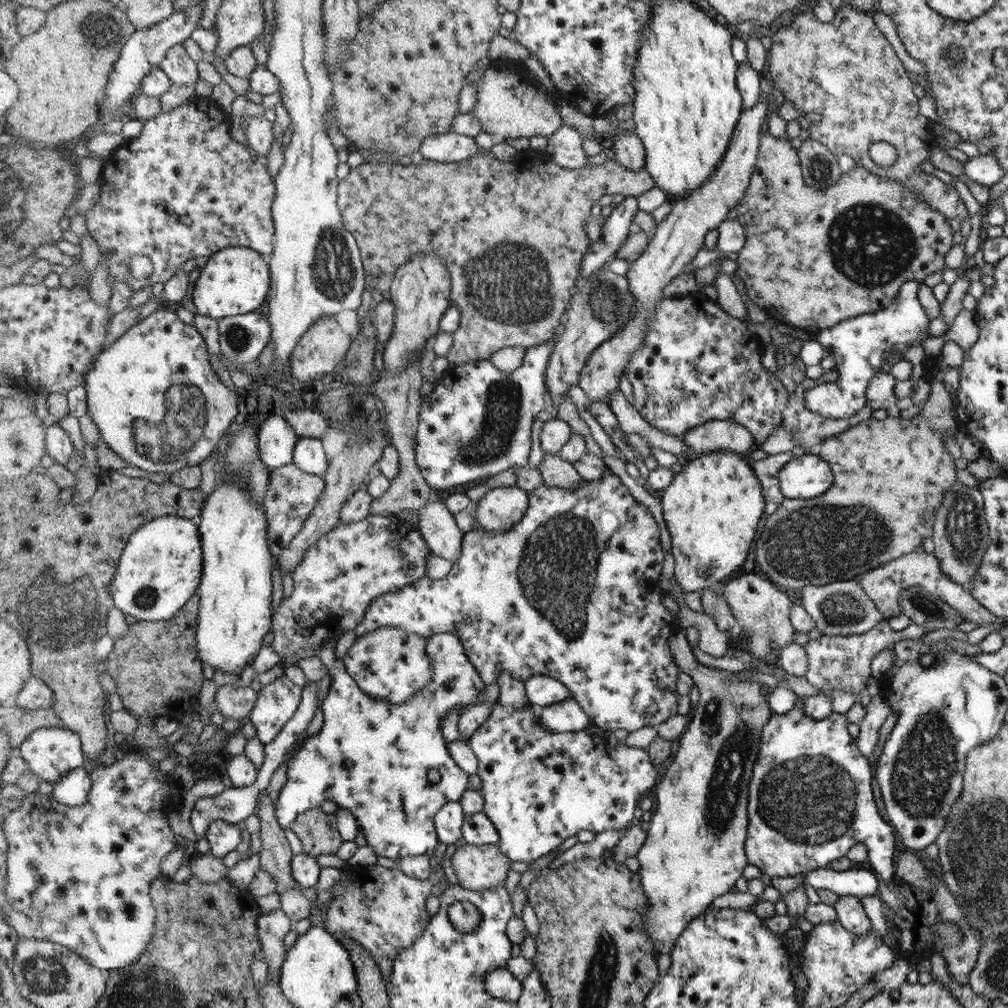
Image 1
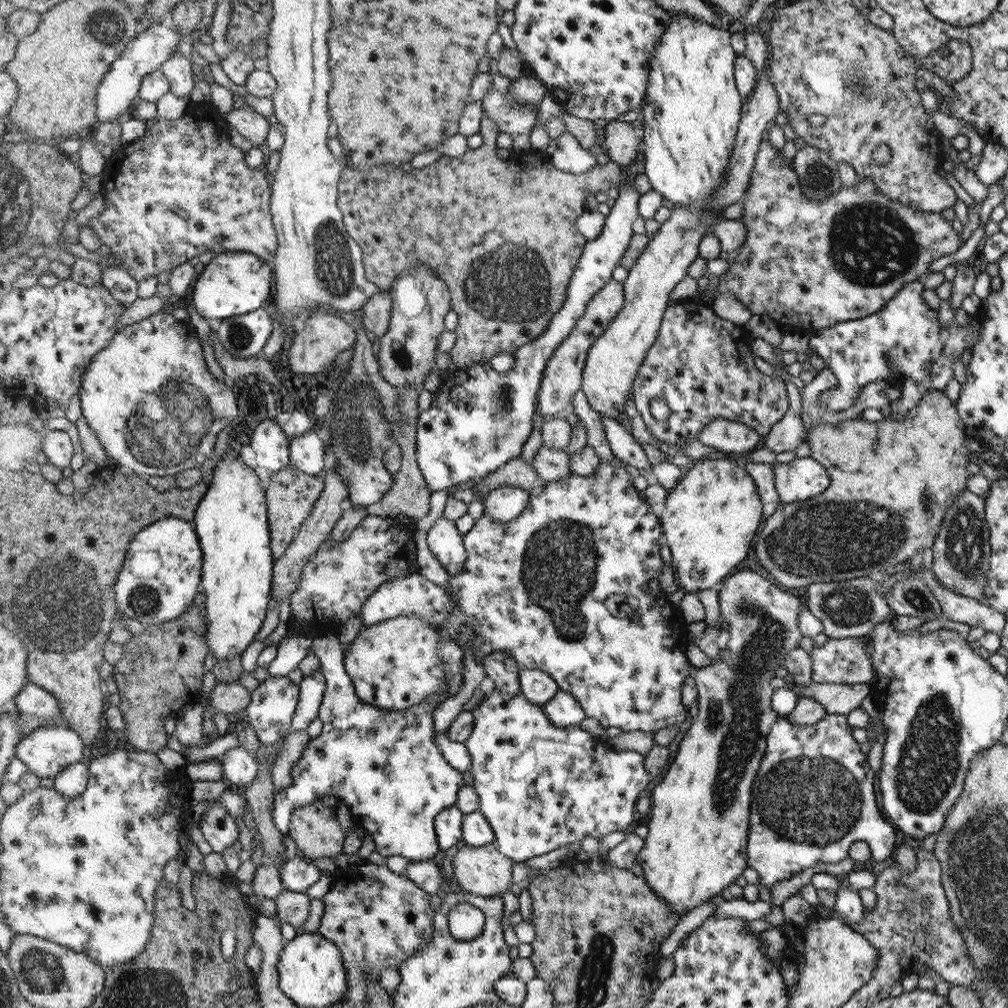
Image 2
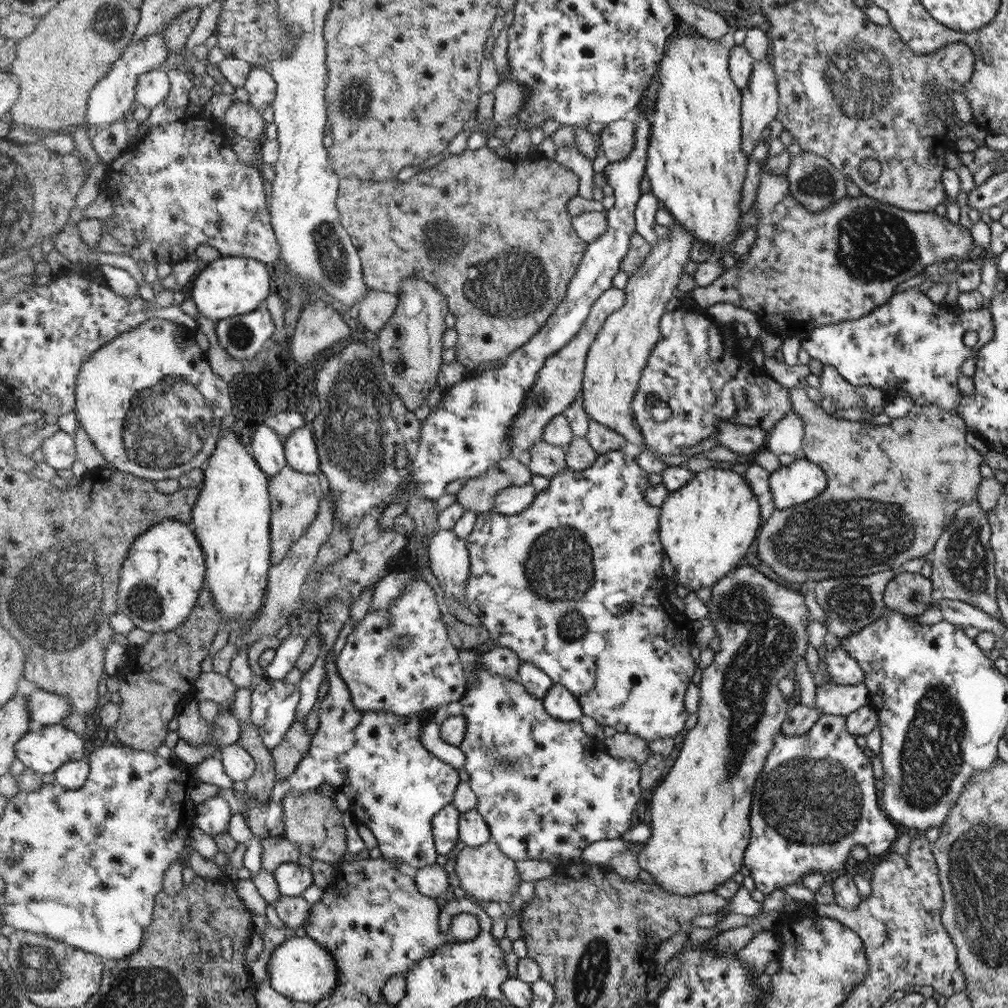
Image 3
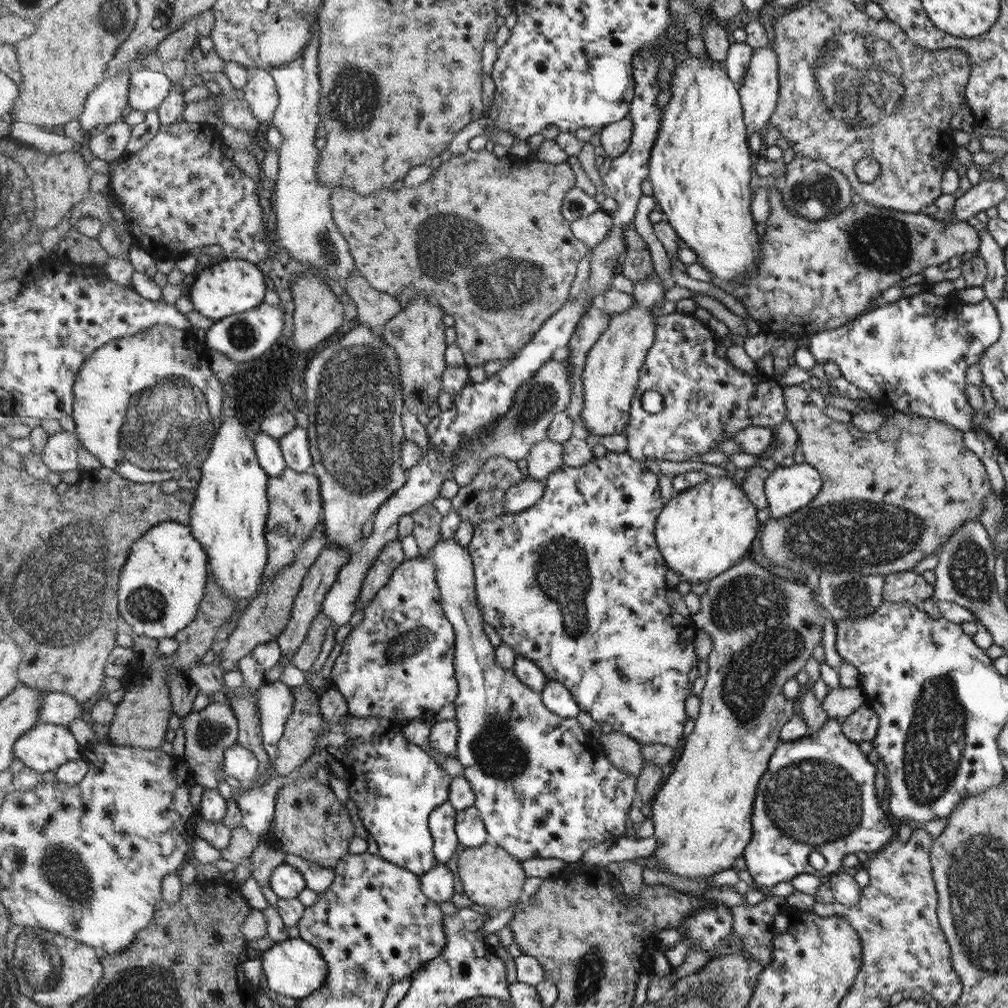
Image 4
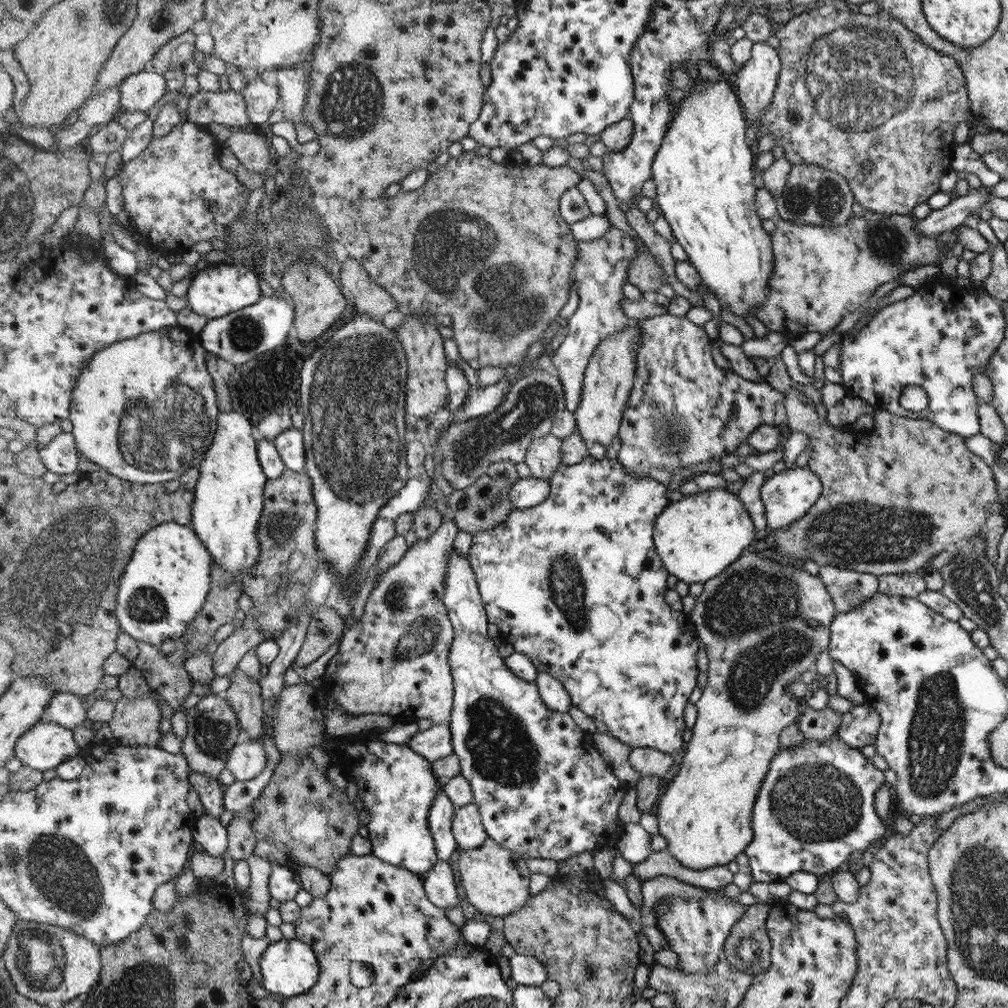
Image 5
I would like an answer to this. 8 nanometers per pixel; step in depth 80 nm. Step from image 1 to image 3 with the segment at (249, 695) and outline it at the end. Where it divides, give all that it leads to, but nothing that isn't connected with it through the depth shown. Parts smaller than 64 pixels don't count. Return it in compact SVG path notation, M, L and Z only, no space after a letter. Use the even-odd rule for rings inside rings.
M212 671L202 673L197 682L198 699L213 700L220 707L233 707L234 695L238 689L226 675Z

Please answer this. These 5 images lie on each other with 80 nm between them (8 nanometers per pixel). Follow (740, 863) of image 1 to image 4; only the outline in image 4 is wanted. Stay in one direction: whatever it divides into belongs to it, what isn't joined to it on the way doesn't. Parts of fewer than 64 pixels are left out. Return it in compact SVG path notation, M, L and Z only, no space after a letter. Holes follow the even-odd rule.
M744 559L743 561L738 561L730 569L719 574L718 577L711 578L707 585L708 590L700 597L700 610L691 615L693 620L696 621L696 628L708 632L713 639L712 651L707 662L708 674L705 678L706 682L702 694L699 696L699 715L695 720L696 727L692 734L687 737L684 743L684 750L682 750L682 755L674 771L670 773L666 783L660 786L652 804L646 810L647 816L652 819L655 828L654 837L658 839L655 852L651 856L646 856L646 858L654 859L653 864L658 861L660 867L664 866L666 868L664 871L698 882L704 881L704 878L708 878L711 874L721 870L735 869L735 859L738 856L743 856L744 849L747 848L752 838L751 816L753 804L758 793L759 782L763 778L763 774L767 772L771 756L777 749L777 746L779 746L783 727L794 717L794 700L784 698L782 686L784 686L784 682L788 678L795 677L798 672L802 672L804 664L808 662L808 658L812 658L812 652L814 652L816 645L822 642L824 618L825 615L828 615L823 606L816 602L814 594L810 592L810 584L802 584L802 581L796 582L796 580L772 576L766 568L758 566L754 560Z

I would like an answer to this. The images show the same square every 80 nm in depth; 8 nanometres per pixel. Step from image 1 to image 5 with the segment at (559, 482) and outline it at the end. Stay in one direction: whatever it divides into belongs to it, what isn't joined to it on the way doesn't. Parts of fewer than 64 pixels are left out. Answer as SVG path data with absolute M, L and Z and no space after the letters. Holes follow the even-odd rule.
M552 433L540 438L534 438L524 460L530 468L533 478L550 480L556 473L556 469L563 463L561 445L562 440Z

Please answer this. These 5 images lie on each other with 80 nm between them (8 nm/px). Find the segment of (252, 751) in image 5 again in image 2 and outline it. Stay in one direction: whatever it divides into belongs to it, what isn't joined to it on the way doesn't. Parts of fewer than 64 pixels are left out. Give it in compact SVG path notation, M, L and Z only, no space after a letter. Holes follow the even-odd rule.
M242 746L228 750L220 761L223 766L223 775L235 788L242 790L258 777L259 762Z

